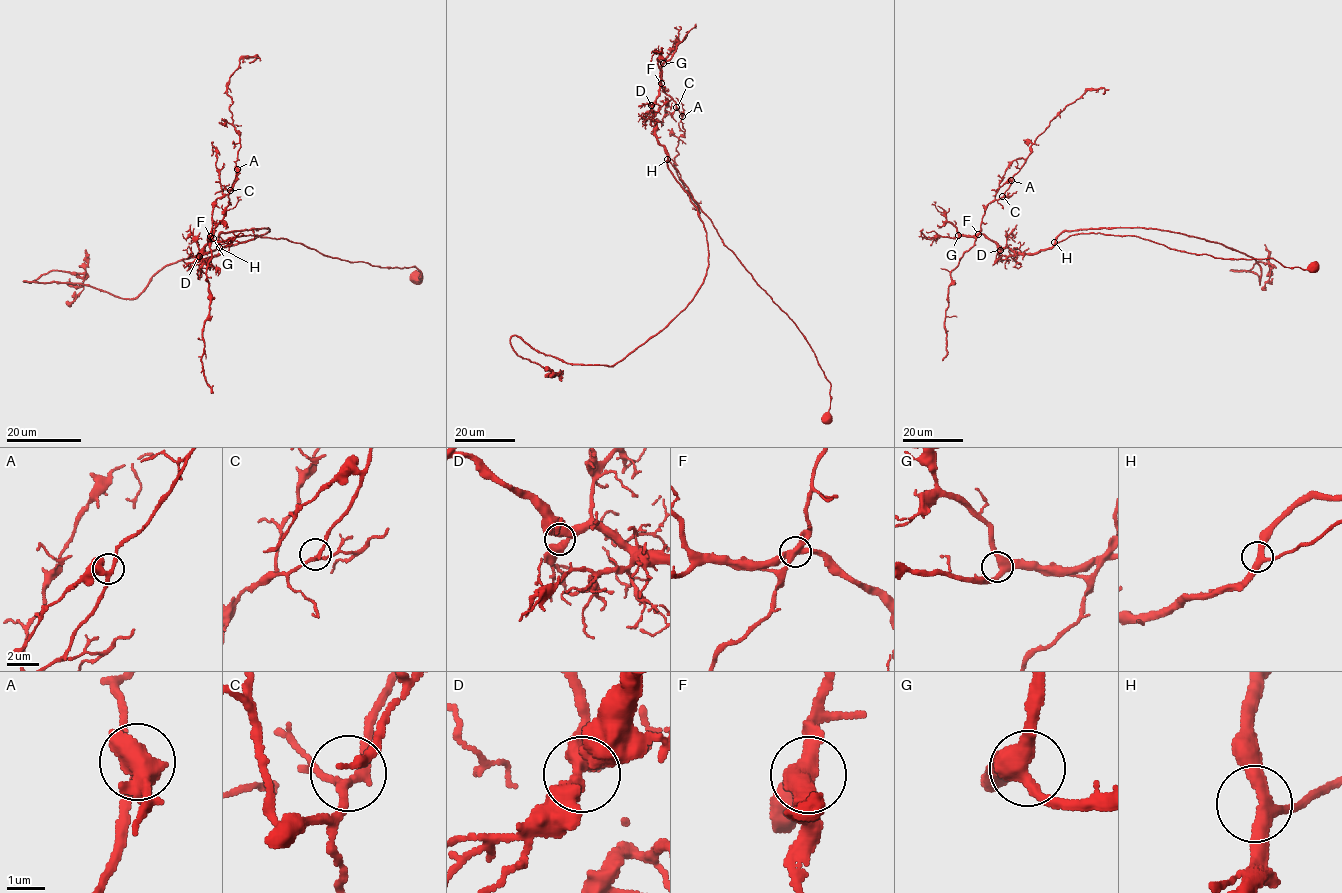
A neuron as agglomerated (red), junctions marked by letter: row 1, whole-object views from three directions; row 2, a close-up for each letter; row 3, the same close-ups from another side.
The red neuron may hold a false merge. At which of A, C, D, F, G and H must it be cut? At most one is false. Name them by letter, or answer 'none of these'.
F

